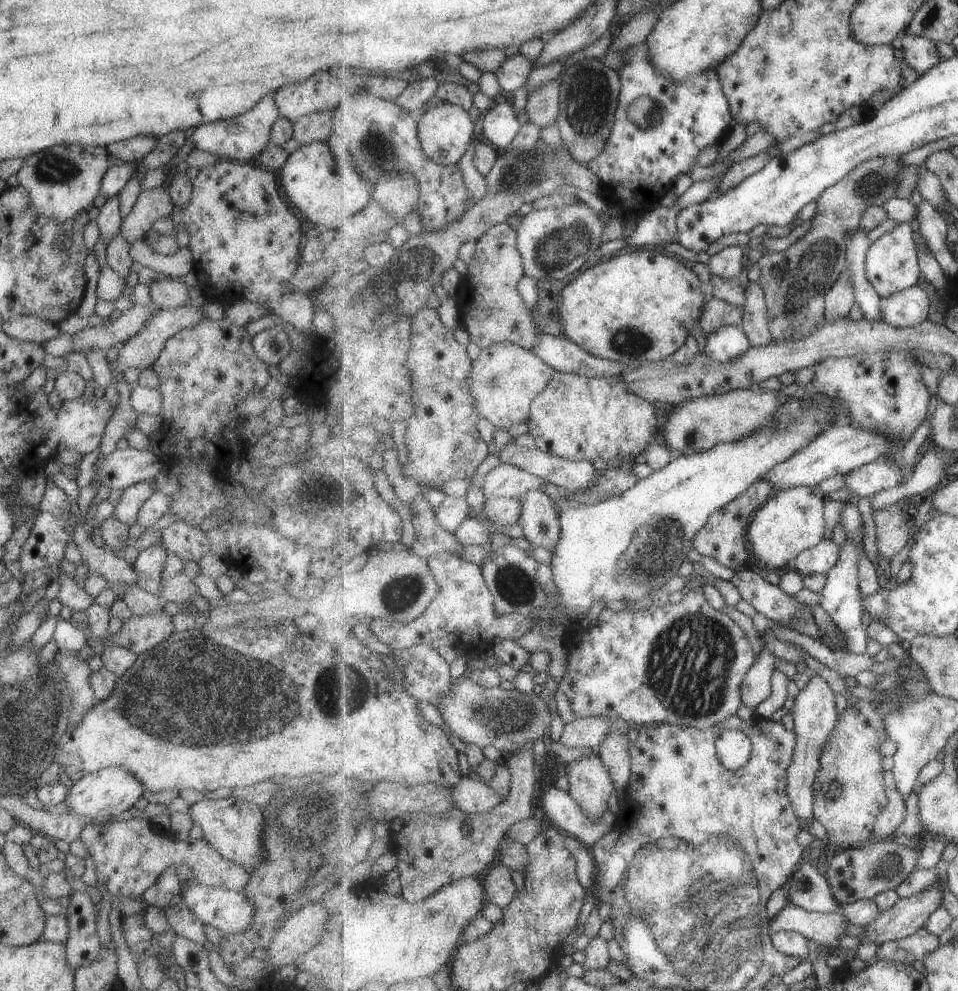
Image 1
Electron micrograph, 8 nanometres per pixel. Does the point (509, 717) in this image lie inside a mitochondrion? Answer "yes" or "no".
yes

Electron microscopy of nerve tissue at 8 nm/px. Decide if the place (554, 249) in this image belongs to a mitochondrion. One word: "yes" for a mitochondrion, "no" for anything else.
yes

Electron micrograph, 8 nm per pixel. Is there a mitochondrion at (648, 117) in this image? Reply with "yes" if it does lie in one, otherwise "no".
yes

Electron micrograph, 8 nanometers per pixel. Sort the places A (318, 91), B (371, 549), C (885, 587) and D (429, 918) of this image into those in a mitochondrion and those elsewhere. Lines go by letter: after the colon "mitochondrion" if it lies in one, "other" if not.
A: other
B: other
C: other
D: mitochondrion

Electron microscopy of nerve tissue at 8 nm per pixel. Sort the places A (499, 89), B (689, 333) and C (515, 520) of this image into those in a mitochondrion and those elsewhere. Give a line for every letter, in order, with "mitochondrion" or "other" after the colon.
A: other
B: other
C: other

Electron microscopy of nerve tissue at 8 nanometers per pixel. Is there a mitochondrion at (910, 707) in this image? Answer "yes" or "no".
yes

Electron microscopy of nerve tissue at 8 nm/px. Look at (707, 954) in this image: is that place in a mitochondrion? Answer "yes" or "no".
yes

